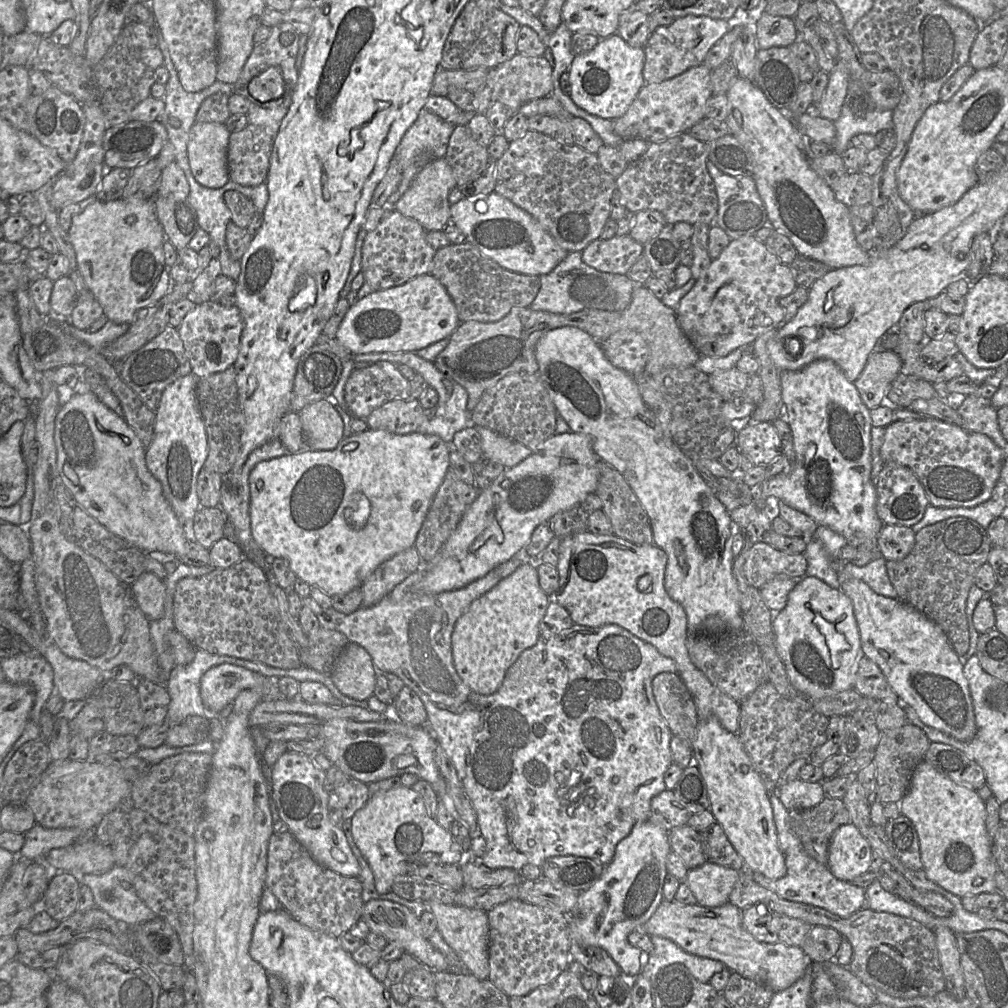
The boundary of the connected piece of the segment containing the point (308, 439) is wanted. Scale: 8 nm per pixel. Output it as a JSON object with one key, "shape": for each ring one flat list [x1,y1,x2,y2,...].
{"shape":[[327,399,305,406,298,412,306,448,332,450,343,438,343,420]]}

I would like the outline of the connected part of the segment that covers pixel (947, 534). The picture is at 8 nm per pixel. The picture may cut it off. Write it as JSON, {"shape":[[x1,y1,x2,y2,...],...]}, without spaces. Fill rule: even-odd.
{"shape":[[951,517,922,528,915,534,911,552,901,560,886,562,888,577,898,599,921,611,945,632,959,657,969,649,966,602,977,569,988,562,991,542,987,528,962,517]]}

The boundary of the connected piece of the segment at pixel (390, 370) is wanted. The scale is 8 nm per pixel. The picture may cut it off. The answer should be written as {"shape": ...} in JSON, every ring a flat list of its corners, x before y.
{"shape":[[377,361,369,367,354,369,344,388,344,399,349,413,358,419,367,419,369,414,383,404,409,398,409,380,389,361]]}

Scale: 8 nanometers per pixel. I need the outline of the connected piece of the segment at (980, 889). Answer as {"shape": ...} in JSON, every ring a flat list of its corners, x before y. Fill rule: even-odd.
{"shape":[[925,760,914,768,909,788,899,802,901,814,908,817,919,837,920,854,927,878,948,892,962,898,966,895,996,892,995,874,997,864,992,843,986,828,986,808,977,792,965,785,958,785,937,771]]}

